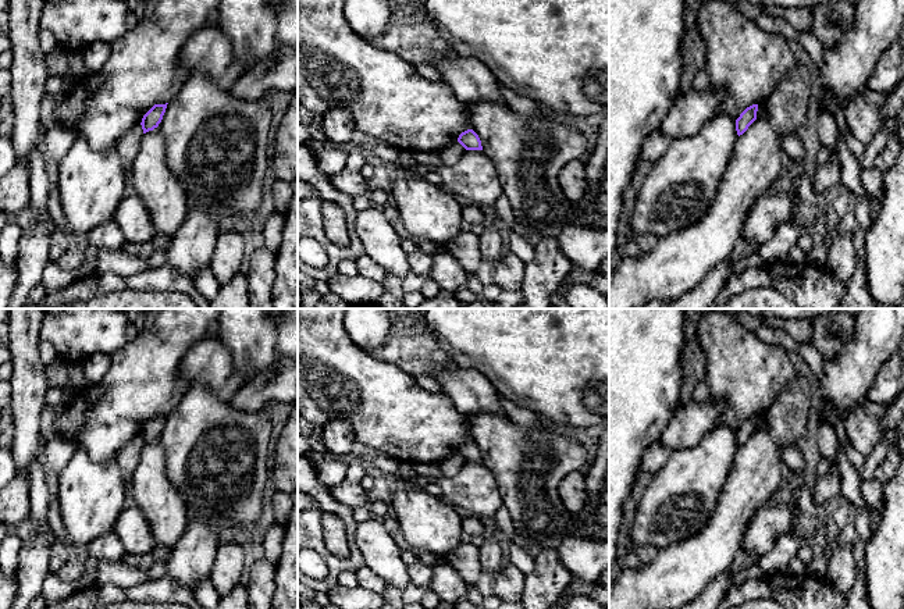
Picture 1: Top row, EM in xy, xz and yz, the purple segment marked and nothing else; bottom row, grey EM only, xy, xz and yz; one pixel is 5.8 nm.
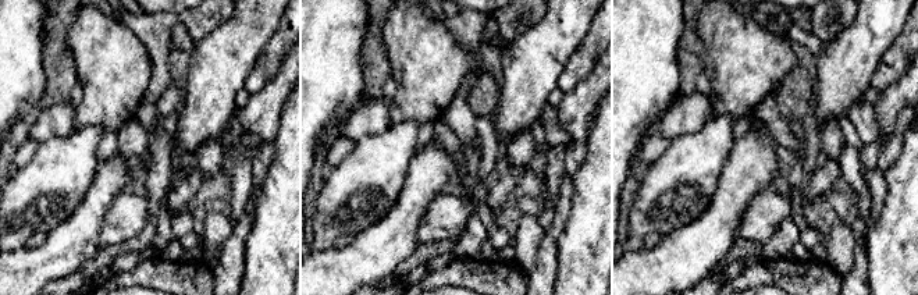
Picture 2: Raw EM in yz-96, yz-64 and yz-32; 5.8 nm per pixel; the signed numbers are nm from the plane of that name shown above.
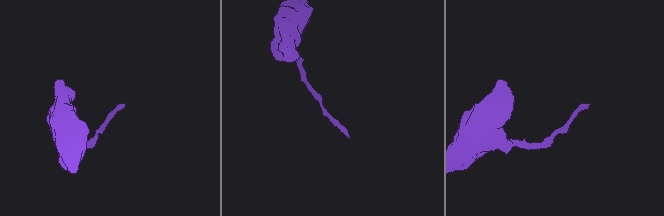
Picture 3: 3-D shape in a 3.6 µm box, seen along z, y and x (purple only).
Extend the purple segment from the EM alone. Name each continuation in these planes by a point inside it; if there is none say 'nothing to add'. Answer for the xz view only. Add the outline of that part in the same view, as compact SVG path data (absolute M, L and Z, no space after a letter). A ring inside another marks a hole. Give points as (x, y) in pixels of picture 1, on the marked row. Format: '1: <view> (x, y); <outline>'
nothing to add

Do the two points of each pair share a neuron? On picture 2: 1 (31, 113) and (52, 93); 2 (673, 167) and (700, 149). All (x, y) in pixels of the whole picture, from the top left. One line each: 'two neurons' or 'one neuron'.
1: one neuron
2: one neuron

